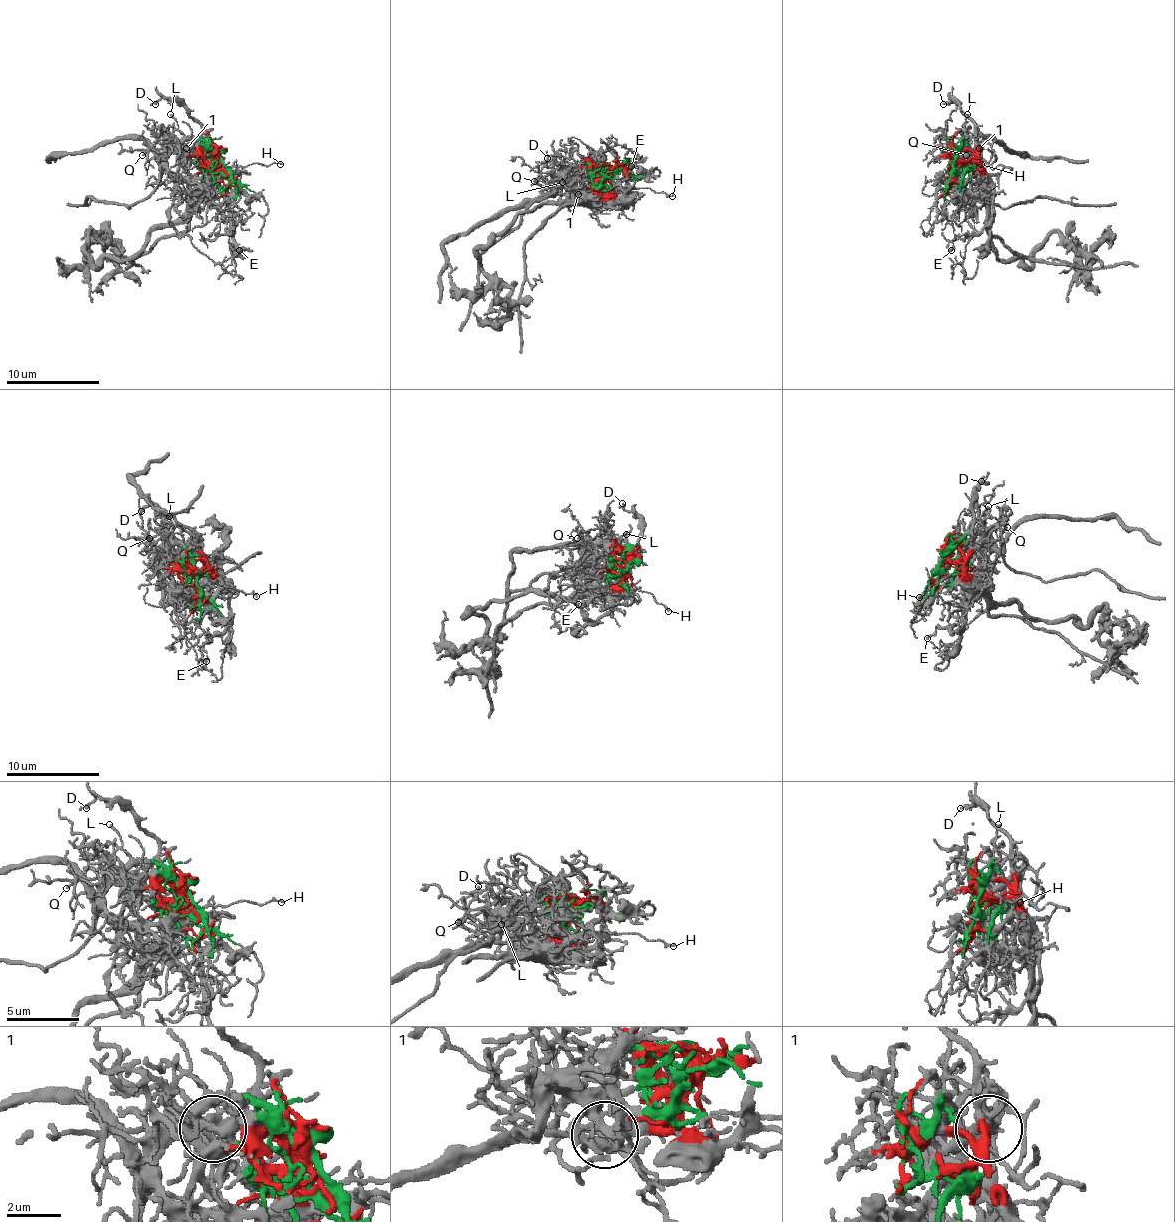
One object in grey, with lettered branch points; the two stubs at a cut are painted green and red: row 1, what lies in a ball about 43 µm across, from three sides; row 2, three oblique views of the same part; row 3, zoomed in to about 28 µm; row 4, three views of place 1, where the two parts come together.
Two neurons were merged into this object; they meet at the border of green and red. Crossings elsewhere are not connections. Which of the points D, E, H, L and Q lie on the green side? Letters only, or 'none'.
H, L

